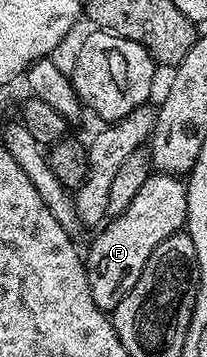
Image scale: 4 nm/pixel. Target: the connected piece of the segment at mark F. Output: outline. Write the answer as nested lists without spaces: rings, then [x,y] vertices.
[[[154,173],[147,181],[143,181],[143,189],[139,189],[139,193],[135,193],[135,201],[131,201],[131,205],[127,205],[127,209],[123,209],[123,213],[112,216],[100,228],[96,232],[98,235],[94,237],[93,244],[89,247],[89,252],[87,250],[84,252],[85,272],[87,281],[91,285],[91,297],[95,301],[95,305],[99,305],[101,311],[112,312],[113,308],[119,305],[119,301],[123,301],[123,297],[127,297],[127,293],[131,293],[131,289],[135,289],[135,281],[139,281],[139,277],[143,273],[143,265],[147,265],[147,257],[151,257],[155,245],[159,245],[159,241],[182,230],[186,226],[188,218],[187,183],[184,178]]]

